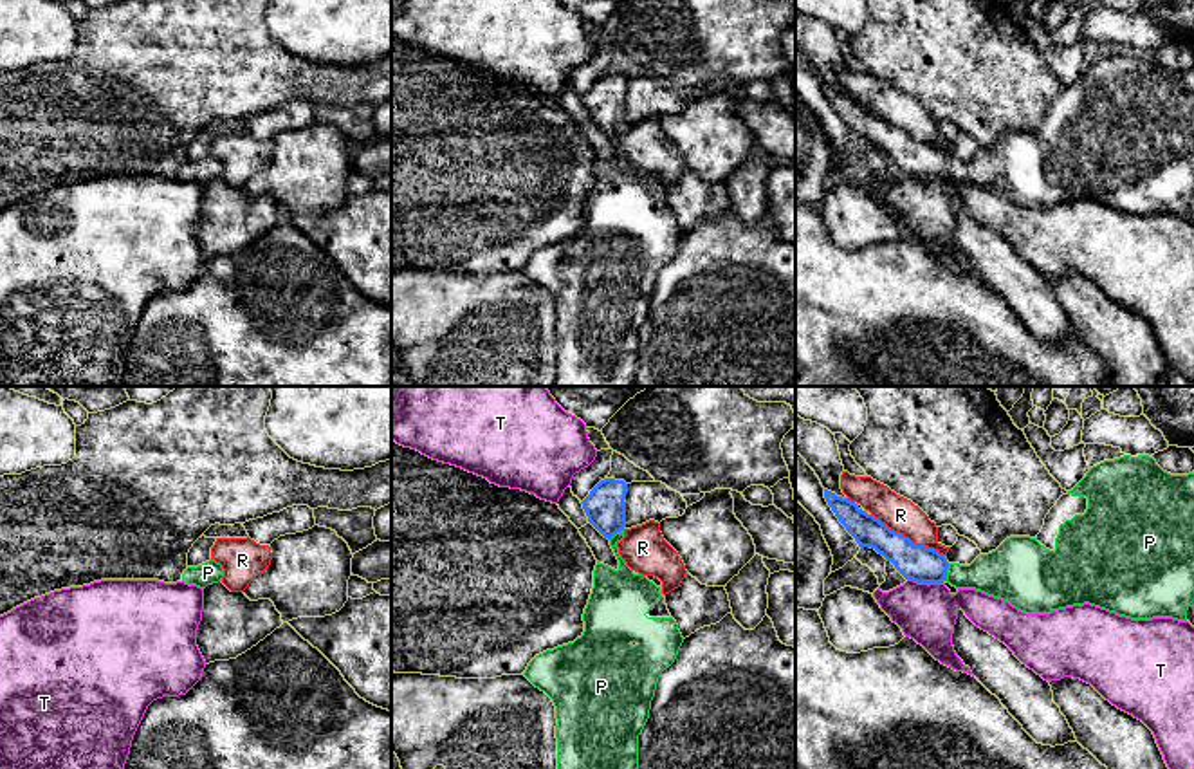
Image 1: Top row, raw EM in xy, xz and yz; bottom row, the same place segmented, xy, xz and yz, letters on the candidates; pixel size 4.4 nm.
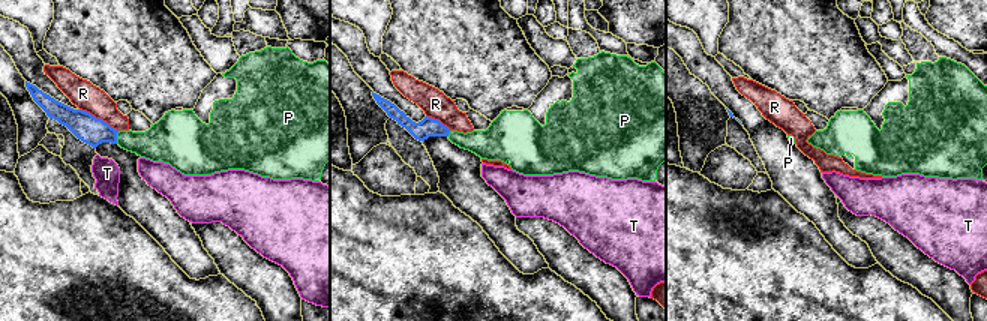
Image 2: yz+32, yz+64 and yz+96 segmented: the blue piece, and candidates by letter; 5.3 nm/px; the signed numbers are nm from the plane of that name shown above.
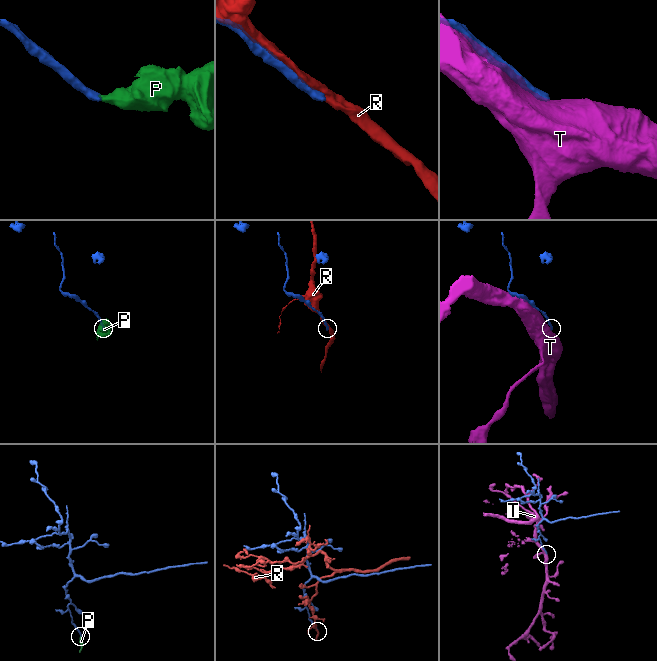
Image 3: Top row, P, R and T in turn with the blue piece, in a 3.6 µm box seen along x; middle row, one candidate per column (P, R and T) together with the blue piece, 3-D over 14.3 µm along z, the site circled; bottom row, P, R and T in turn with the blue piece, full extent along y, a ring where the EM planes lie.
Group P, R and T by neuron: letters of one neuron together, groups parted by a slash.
P / R / T

